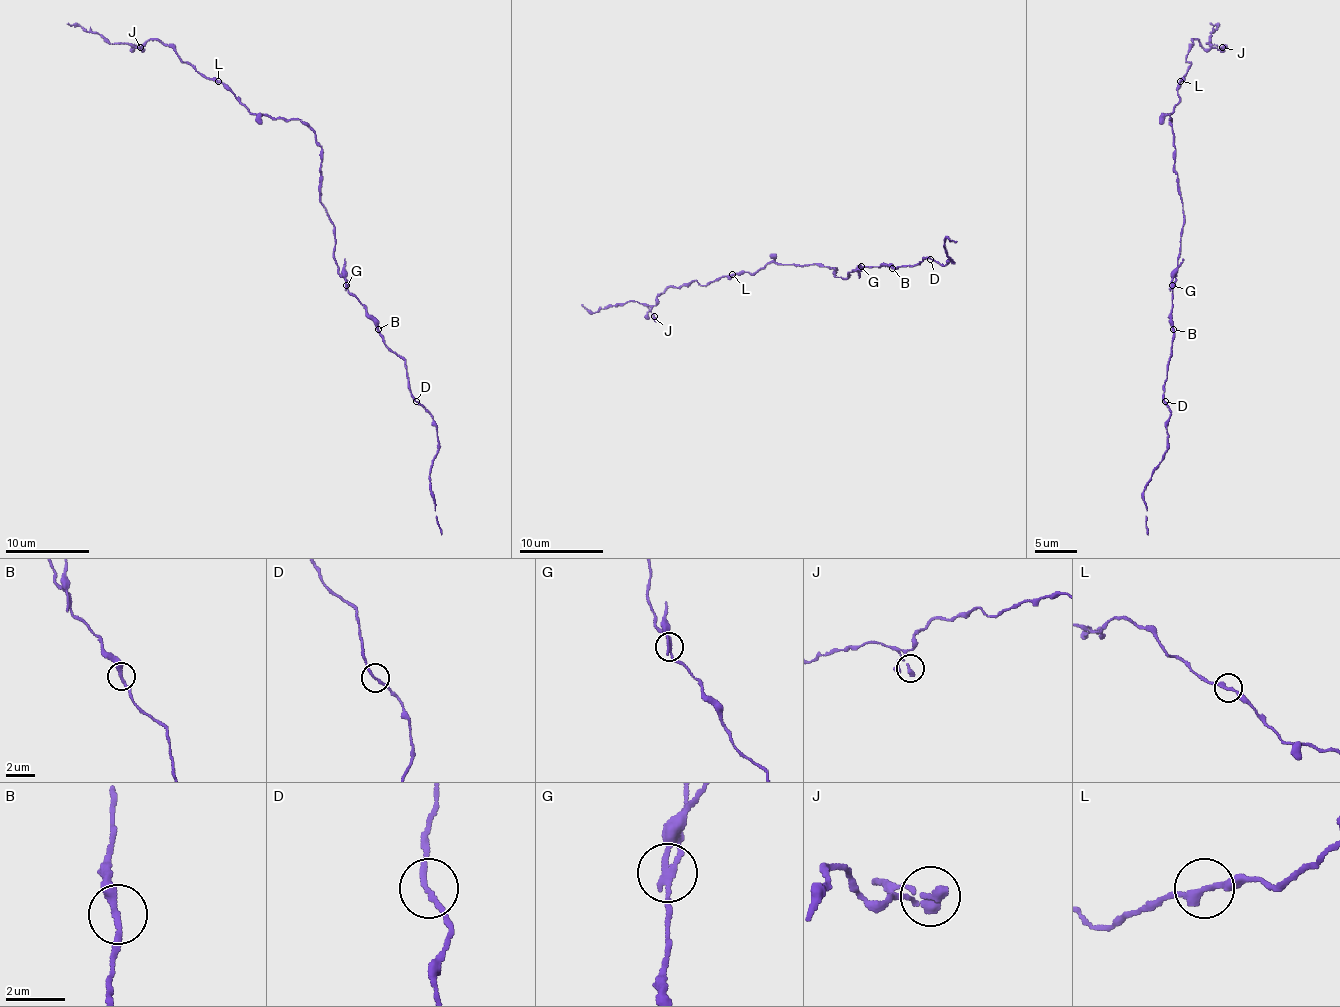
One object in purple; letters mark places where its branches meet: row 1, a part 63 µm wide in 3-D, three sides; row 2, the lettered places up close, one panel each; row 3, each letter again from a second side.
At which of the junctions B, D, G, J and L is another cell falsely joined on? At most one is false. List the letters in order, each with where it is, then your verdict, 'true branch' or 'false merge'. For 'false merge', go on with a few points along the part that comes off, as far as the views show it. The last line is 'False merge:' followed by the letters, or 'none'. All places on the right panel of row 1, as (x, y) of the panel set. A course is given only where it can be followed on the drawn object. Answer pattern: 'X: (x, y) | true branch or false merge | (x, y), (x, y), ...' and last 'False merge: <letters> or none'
B: (1173, 329) | true branch
D: (1165, 401) | true branch
G: (1172, 285) | false merge | (1171, 285), (1171, 272), (1182, 257)
J: (1222, 47) | true branch
L: (1180, 81) | true branch
False merge: G

